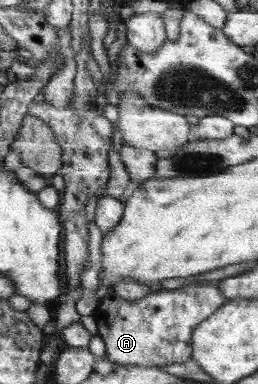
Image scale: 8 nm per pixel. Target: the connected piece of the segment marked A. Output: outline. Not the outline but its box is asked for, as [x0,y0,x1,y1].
[95,281,226,367]

